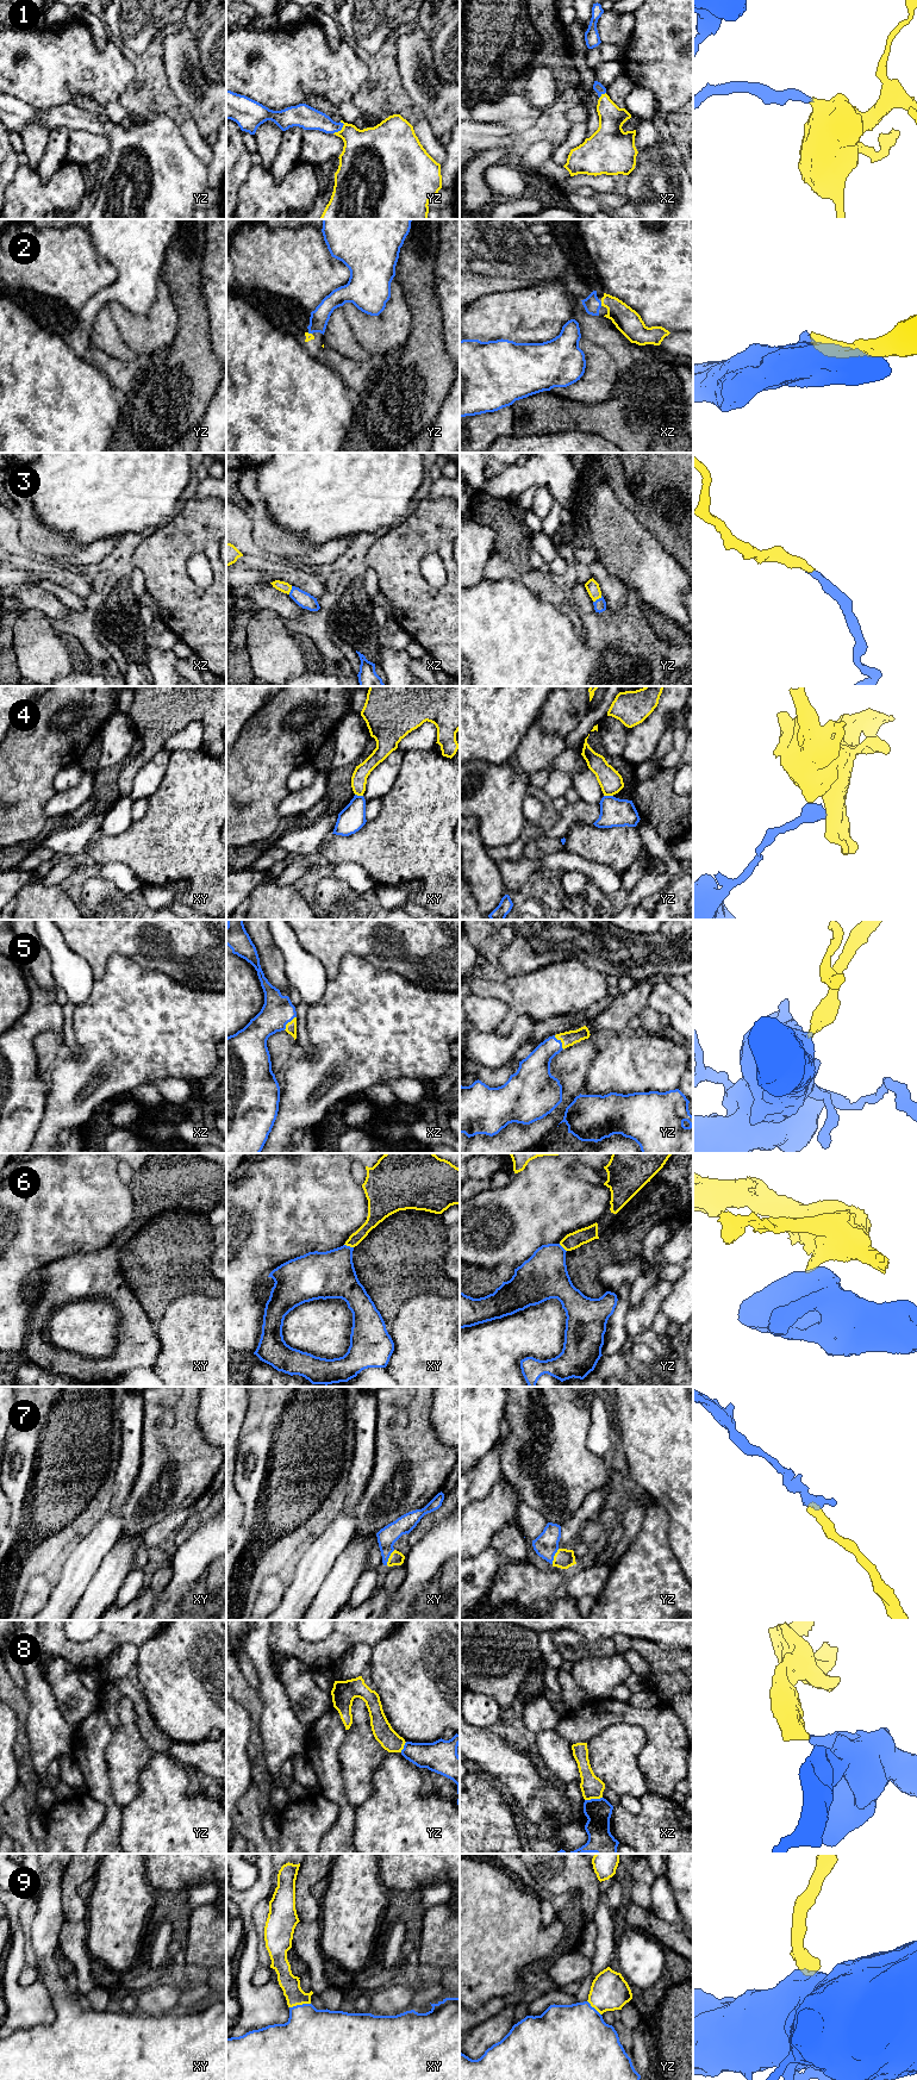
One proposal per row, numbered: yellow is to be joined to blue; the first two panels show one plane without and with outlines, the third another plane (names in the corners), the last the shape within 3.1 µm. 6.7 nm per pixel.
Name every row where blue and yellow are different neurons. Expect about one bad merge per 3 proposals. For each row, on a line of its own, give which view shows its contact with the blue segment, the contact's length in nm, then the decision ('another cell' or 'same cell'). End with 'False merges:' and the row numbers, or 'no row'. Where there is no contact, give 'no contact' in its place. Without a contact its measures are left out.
1: meets blue in yz; contact 110 nm long; same cell
2: meets blue in xz; contact 30 nm long; same cell
3: meets blue in yz; contact 80 nm long; same cell
4: meets blue in yz; contact 60 nm long; another cell
5: meets blue in yz; contact 120 nm long; same cell
6: meets blue in xy; contact 70 nm long; another cell
7: meets blue in xy; contact 120 nm long; same cell
8: meets blue in xz; contact 120 nm long; another cell
9: meets blue in xy; contact 150 nm long; same cell
False merges: 4, 6, 8

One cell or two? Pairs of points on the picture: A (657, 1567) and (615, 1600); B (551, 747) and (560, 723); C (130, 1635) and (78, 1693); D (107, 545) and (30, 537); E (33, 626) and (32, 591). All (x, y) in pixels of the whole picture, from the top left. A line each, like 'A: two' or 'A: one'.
A: one
B: two
C: two
D: one
E: two

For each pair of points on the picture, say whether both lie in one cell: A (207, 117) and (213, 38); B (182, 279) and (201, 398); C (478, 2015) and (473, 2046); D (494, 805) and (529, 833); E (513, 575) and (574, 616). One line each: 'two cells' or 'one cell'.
A: two cells
B: one cell
C: two cells
D: two cells
E: one cell

